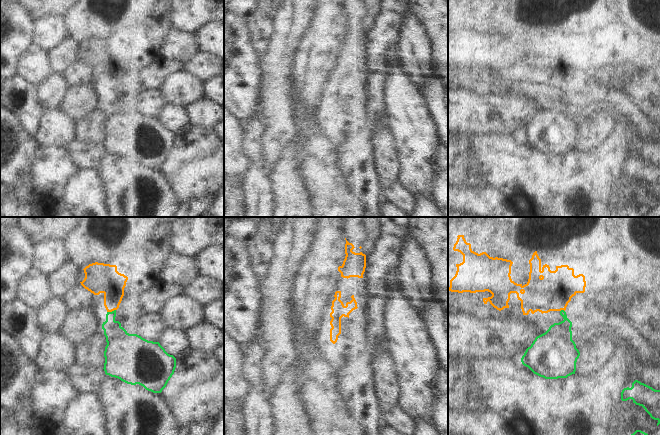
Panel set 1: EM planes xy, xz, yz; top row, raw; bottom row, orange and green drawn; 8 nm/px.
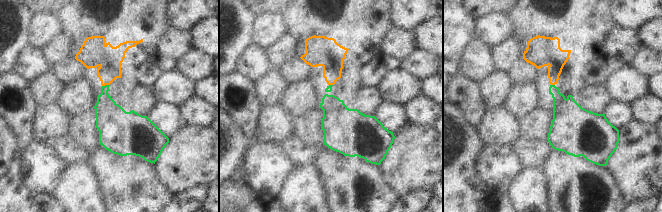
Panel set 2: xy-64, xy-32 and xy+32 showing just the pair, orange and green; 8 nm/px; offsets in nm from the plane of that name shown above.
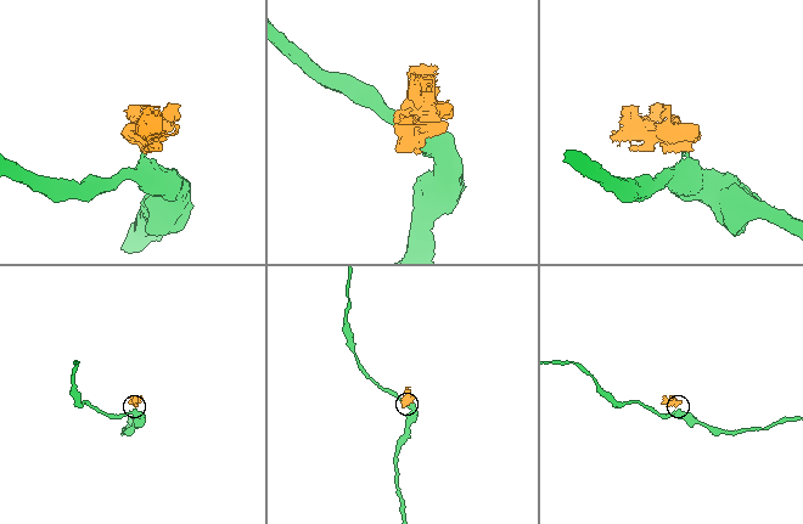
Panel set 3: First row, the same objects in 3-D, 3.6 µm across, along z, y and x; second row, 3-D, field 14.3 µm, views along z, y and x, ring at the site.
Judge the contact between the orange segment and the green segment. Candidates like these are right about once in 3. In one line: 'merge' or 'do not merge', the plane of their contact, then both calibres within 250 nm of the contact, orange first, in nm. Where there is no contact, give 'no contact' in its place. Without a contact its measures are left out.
do not merge; meets orange in xy; 220 nm thick on the orange side, 190 nm on the other

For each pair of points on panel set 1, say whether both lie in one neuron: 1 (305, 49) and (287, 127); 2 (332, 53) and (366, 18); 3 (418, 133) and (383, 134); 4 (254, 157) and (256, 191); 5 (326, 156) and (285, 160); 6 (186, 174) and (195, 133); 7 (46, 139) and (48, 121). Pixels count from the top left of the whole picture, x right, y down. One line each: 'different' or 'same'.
1: different
2: different
3: different
4: same
5: different
6: same
7: same

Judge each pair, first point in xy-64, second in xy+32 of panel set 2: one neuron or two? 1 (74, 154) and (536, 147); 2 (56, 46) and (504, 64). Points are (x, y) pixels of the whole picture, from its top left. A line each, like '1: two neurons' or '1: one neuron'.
1: one neuron
2: one neuron

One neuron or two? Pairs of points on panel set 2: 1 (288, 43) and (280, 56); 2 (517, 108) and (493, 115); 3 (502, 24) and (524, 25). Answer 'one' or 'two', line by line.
1: one
2: two
3: two

